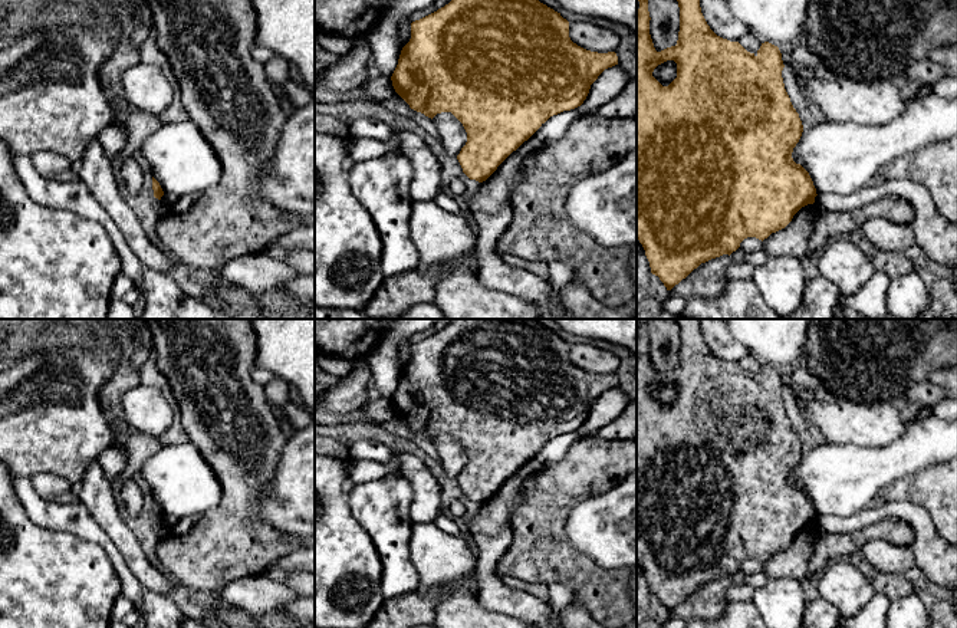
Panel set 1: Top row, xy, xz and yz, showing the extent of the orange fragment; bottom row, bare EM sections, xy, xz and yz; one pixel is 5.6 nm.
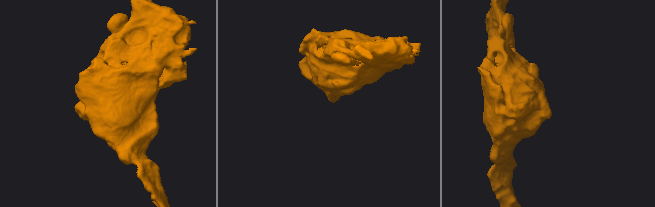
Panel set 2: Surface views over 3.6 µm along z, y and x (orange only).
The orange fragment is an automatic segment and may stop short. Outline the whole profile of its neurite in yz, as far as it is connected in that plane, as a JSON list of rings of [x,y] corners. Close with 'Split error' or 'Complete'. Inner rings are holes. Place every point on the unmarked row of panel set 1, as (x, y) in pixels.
[[[638,319],[639,331],[637,336],[637,560],[645,572],[649,583],[651,595],[658,598],[667,612],[671,612],[683,601],[685,601],[701,585],[723,576],[731,576],[740,569],[747,559],[759,562],[767,560],[772,555],[785,550],[793,537],[805,527],[813,526],[816,510],[809,494],[796,486],[792,480],[793,470],[799,464],[803,447],[799,435],[793,430],[790,420],[785,411],[782,392],[785,389],[782,375],[777,368],[764,364],[757,375],[747,374],[739,364],[730,364],[717,358],[707,346],[701,329],[700,319],[677,319],[680,329],[680,354],[675,368],[657,374],[649,356],[649,333],[648,319]],[[667,384],[677,385],[677,400],[662,408],[654,398],[654,391]]]. Complete

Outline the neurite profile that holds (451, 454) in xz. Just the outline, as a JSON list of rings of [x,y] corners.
[[[451,434],[437,435],[433,443],[438,451],[438,461],[447,476],[457,479],[467,464],[467,454],[463,445]]]

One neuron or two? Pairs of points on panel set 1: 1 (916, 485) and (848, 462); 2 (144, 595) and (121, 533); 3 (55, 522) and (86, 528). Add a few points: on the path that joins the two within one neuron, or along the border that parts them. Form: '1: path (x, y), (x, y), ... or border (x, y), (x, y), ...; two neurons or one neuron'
1: border (928, 466), (894, 479), (877, 495); two neurons
2: border (119, 551), (125, 565), (145, 587), (167, 597); two neurons
3: path (62, 522), (79, 525); one neuron

